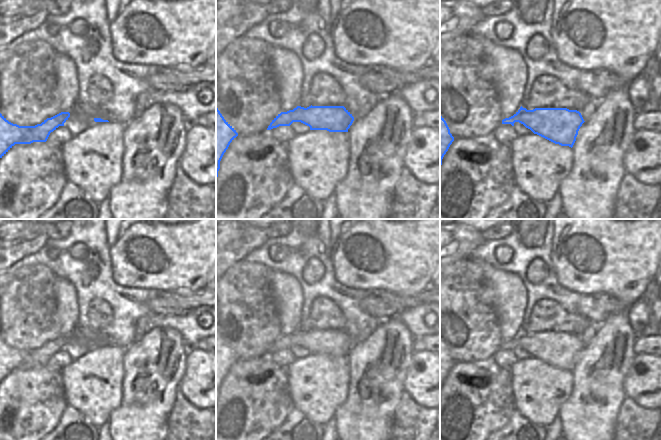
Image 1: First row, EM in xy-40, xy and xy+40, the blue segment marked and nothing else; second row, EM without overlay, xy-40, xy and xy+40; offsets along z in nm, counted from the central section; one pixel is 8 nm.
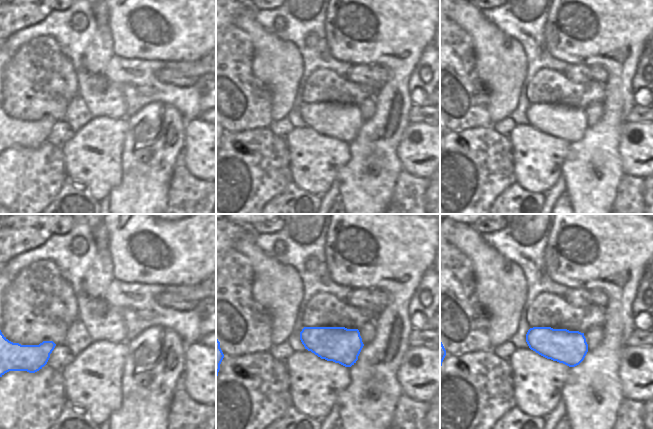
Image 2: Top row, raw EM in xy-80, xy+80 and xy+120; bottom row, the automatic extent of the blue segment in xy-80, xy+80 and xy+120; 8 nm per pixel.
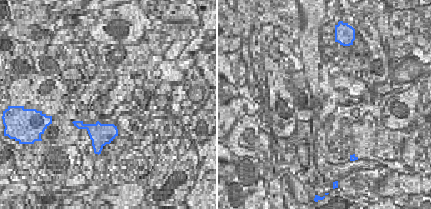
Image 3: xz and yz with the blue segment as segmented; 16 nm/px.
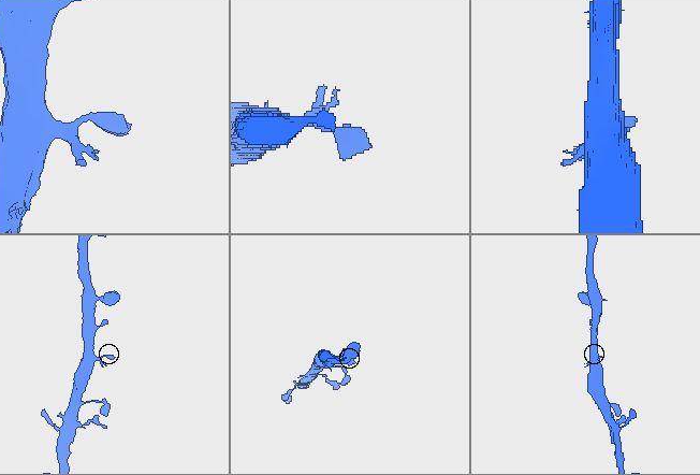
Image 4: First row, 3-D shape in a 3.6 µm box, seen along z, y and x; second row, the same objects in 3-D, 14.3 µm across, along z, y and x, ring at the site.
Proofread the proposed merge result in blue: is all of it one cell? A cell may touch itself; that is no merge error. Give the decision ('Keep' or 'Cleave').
Keep.

